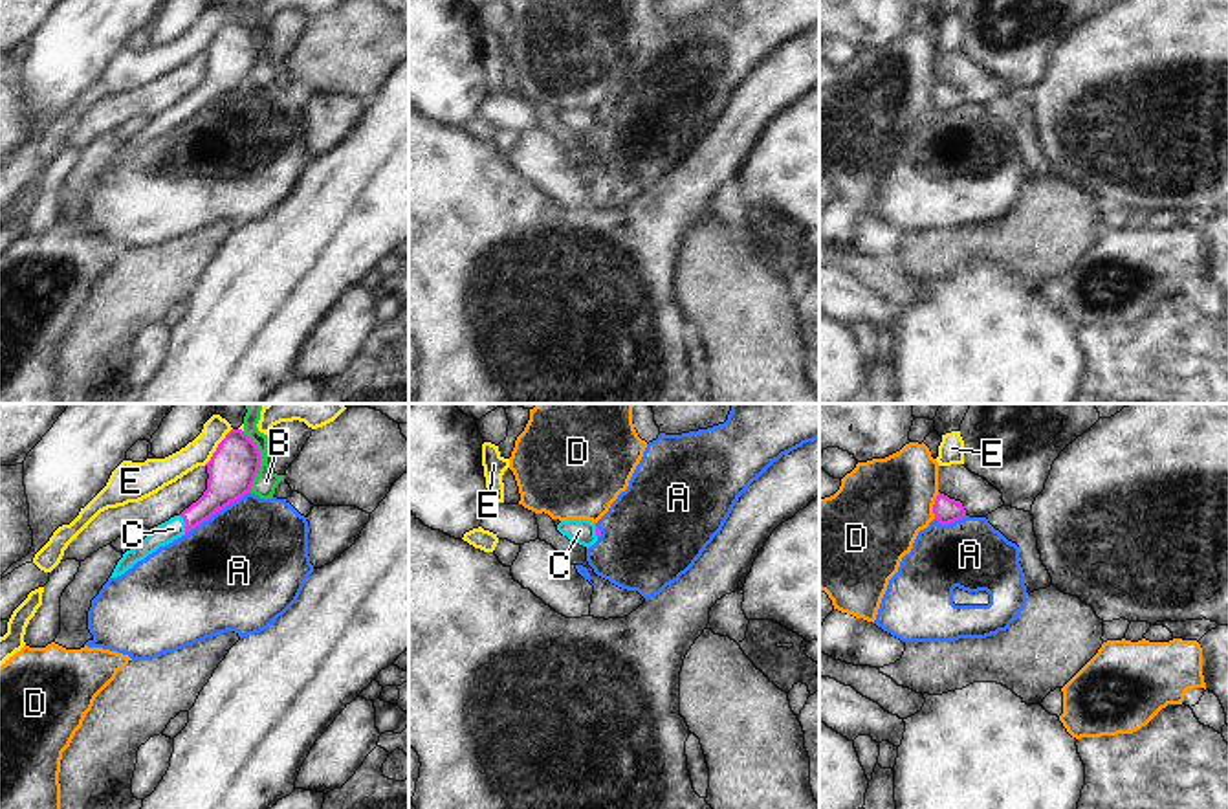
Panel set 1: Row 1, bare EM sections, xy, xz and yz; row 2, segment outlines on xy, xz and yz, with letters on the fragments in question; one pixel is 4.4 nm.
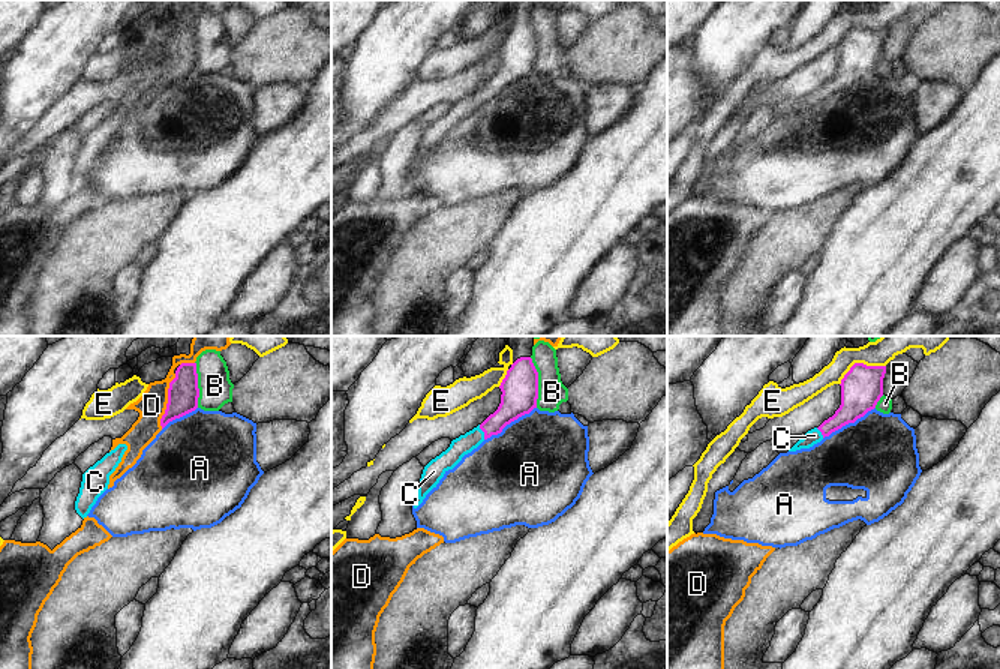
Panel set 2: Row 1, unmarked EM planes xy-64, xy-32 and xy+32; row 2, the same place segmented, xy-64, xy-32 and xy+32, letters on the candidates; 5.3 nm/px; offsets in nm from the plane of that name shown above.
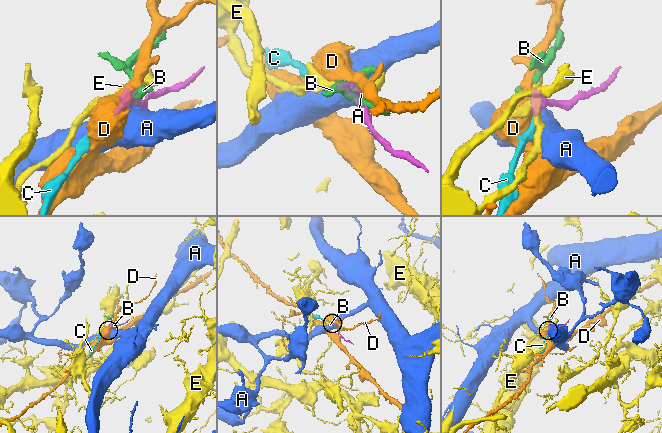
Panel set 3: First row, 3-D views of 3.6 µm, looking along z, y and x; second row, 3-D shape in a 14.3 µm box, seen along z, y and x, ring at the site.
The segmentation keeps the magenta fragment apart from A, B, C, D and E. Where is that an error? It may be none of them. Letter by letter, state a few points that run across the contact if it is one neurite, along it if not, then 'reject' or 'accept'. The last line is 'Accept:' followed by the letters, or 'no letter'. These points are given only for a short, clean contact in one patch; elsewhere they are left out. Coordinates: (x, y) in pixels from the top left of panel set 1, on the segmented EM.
A: line xy (250, 490), (186, 534); reject
B: line xy (242, 432), (259, 452), (259, 472), (252, 490); reject
C: line xy (226, 483), (186, 523), (173, 529); accept
D: line yz (939, 492), (933, 503), (933, 518); reject
E: line xy (231, 428), (204, 465); reject
Accept: C

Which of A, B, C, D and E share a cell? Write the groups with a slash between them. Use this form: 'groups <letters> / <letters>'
groups A / B / C / D / E

